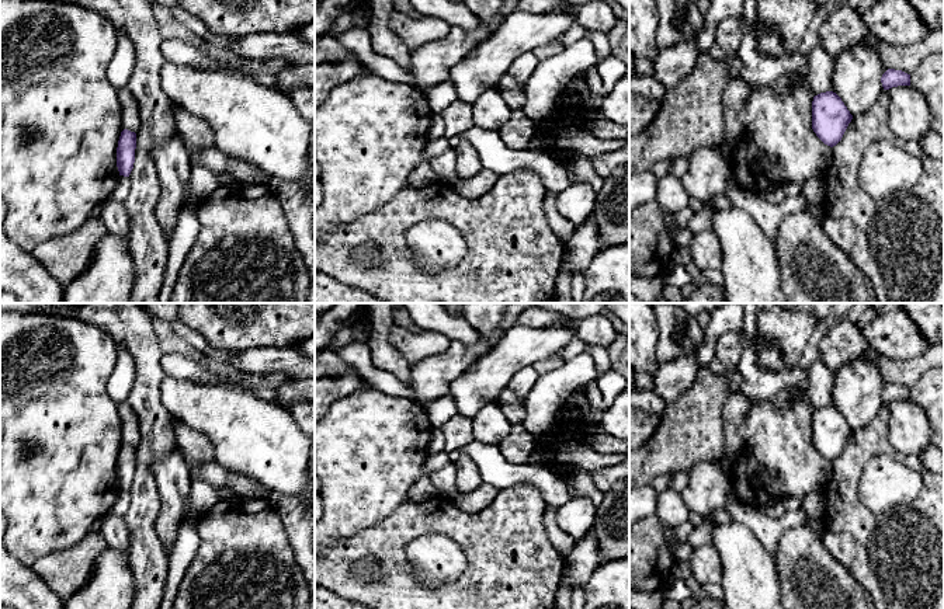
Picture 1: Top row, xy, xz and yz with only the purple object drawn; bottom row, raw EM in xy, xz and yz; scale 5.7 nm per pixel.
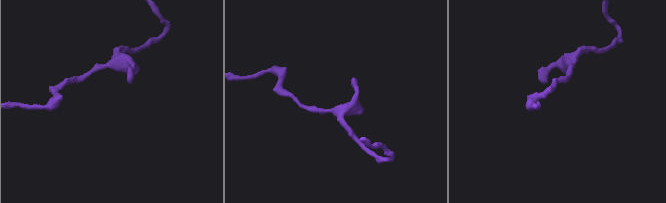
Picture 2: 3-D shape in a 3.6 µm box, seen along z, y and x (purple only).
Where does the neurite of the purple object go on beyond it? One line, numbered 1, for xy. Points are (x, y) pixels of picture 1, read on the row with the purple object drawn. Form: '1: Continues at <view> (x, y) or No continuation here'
1: No continuation here

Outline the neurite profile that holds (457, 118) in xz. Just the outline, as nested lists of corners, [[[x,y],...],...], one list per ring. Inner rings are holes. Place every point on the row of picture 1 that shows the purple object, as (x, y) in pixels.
[[[458,98],[440,115],[444,119],[444,138],[448,140],[455,139],[475,126],[472,118],[472,105],[465,104]]]

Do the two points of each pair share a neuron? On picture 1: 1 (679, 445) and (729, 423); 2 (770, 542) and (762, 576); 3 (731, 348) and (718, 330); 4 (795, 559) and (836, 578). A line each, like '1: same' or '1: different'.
1: different
2: different
3: different
4: same

